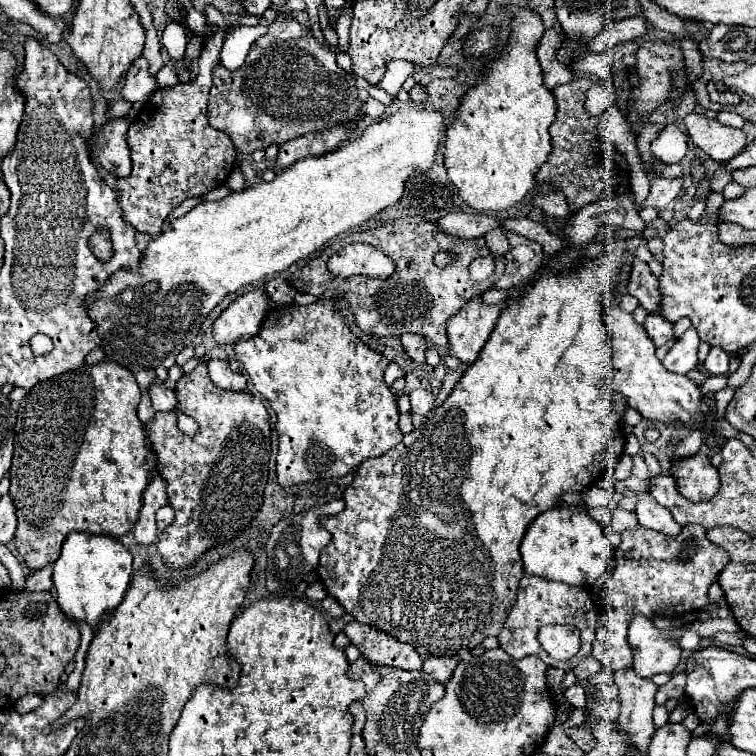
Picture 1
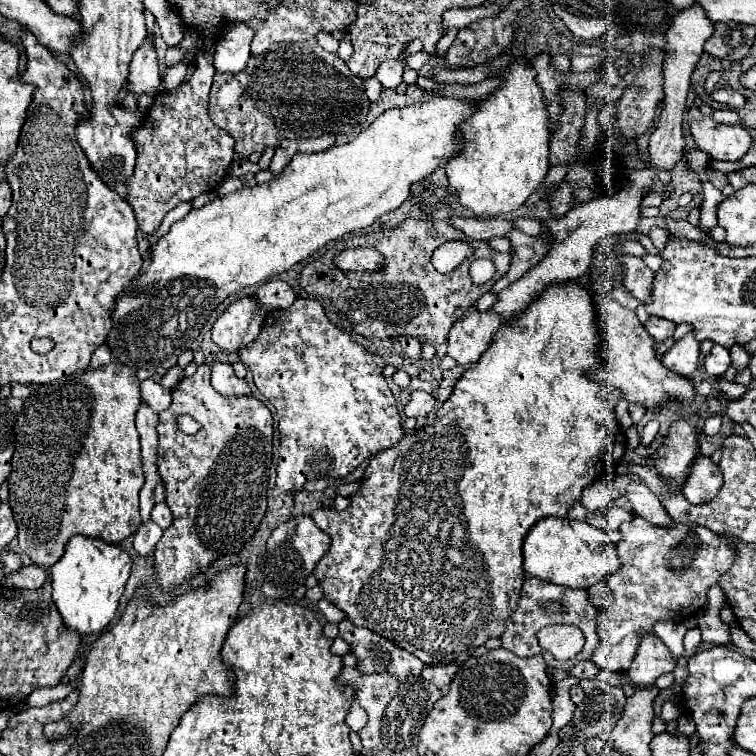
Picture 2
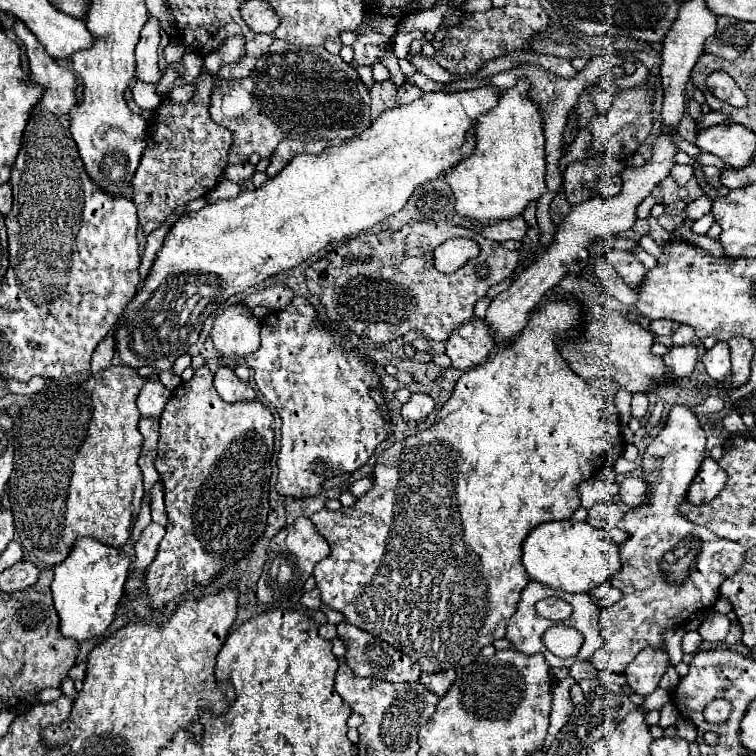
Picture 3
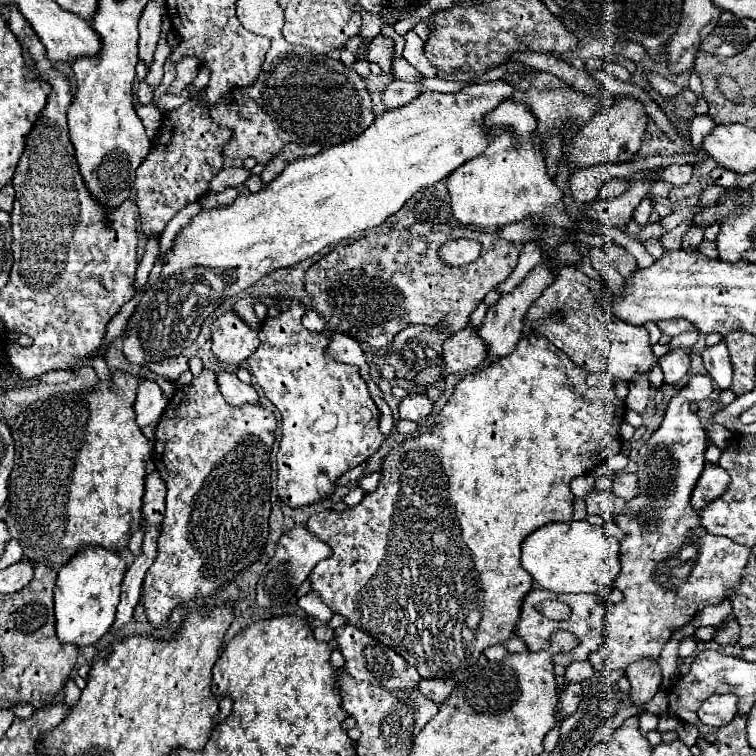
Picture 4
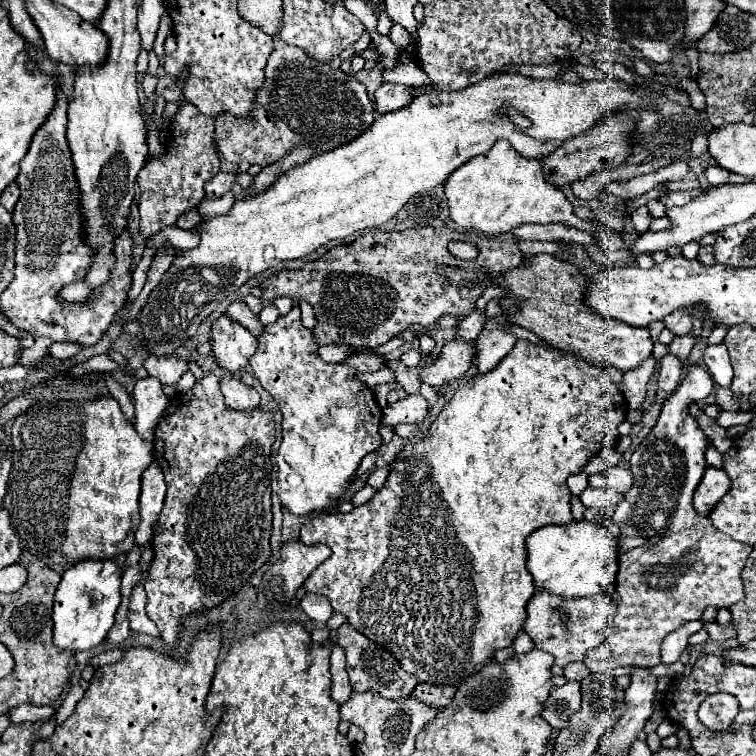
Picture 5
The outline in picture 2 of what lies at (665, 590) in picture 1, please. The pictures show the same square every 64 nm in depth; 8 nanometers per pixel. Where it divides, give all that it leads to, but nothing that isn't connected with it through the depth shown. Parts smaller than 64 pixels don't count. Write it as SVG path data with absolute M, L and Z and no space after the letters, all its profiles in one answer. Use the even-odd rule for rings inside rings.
M634 516L632 522L626 522L620 526L620 532L622 532L622 540L618 542L616 550L622 566L616 574L608 578L608 588L614 596L614 604L610 612L604 612L602 616L598 616L600 644L592 654L592 662L598 668L614 670L614 672L626 672L630 668L636 648L640 644L640 638L638 638L640 630L652 630L658 620L682 622L688 616L702 610L706 606L708 588L716 584L724 572L728 572L736 556L732 554L732 544L728 544L726 540L720 540L720 536L708 528L688 528L684 524L674 524L672 528L656 528L646 520L640 520L638 516Z

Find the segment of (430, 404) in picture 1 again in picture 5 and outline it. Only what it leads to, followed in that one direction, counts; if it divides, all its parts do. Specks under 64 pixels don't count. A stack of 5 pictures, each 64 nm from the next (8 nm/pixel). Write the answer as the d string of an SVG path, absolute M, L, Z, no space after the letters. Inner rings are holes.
M406 396L392 406L384 408L384 424L396 426L398 422L418 424L428 414L428 404L422 396Z

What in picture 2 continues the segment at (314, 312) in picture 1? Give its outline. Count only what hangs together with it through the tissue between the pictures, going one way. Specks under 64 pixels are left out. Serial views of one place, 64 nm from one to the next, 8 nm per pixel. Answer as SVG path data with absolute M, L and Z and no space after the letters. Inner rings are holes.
M298 298L290 308L286 310L272 310L266 314L264 318L264 324L262 324L262 332L258 334L258 338L252 342L250 348L240 348L238 350L238 356L240 356L240 362L252 372L252 380L256 384L256 388L260 390L260 394L264 398L268 398L270 404L274 404L276 408L276 414L278 414L278 430L280 430L280 460L278 460L278 478L276 478L276 486L282 490L282 492L292 492L292 490L300 490L308 480L318 480L320 478L339 478L347 476L349 473L358 468L362 462L366 462L366 458L372 458L374 454L386 450L386 448L392 448L396 442L402 440L404 436L404 430L402 430L402 418L400 418L400 412L398 408L394 406L396 400L386 384L386 378L382 376L382 370L386 366L384 358L376 356L376 354L370 354L362 344L358 344L348 330L342 330L338 328L324 312L324 306L318 302L318 300L308 300L308 298Z

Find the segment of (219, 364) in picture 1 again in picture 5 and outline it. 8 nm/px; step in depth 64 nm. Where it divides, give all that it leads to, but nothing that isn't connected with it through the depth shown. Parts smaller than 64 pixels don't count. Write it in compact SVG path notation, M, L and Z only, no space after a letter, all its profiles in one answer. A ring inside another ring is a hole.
M222 376L220 390L232 410L248 410L260 404L260 394L254 388L244 386L238 376Z

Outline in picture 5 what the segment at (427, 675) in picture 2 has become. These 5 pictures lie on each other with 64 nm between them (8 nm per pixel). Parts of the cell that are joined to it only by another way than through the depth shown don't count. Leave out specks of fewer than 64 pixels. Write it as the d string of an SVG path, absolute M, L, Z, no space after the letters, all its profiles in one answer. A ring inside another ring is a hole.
M420 682L414 688L412 696L418 696L418 700L422 700L422 702L426 702L430 706L444 708L444 706L448 706L452 702L454 692L456 692L456 688L452 684L448 684L448 686L436 686L436 684L424 684L424 682Z

